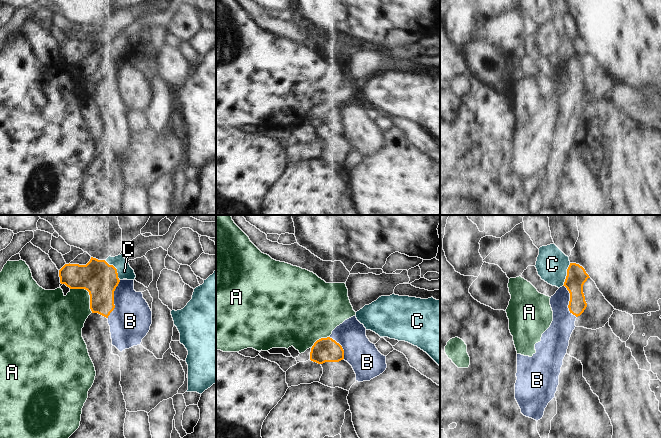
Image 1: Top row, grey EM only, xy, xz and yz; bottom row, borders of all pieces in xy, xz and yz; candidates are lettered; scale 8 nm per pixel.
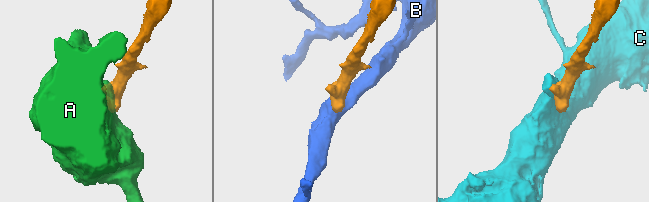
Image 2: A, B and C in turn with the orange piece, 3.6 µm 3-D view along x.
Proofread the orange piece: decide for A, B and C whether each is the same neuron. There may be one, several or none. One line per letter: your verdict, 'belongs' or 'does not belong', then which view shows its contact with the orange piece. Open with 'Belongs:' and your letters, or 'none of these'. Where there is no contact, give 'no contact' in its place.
Belongs: none of these
A: does not belong | xy
B: does not belong | xy
C: does not belong | yz

